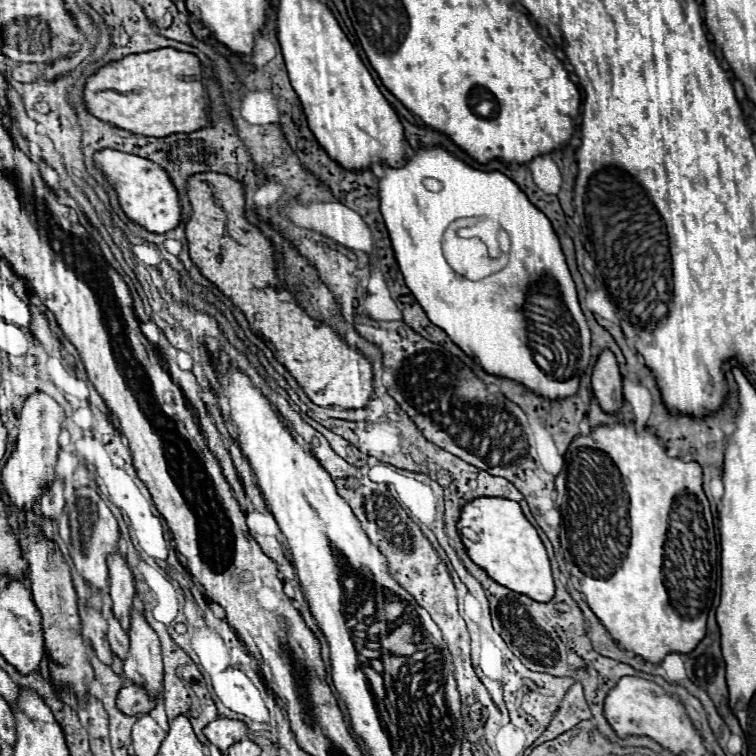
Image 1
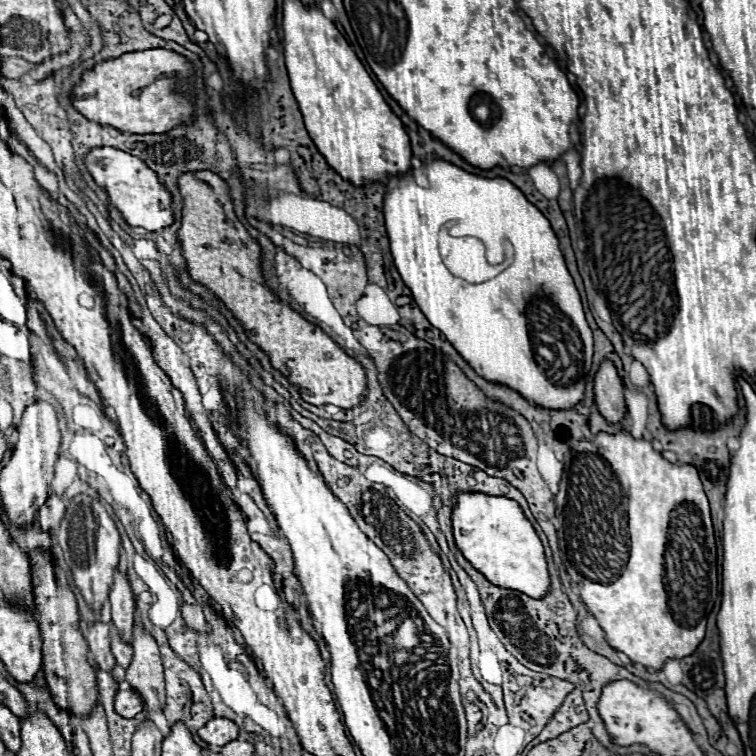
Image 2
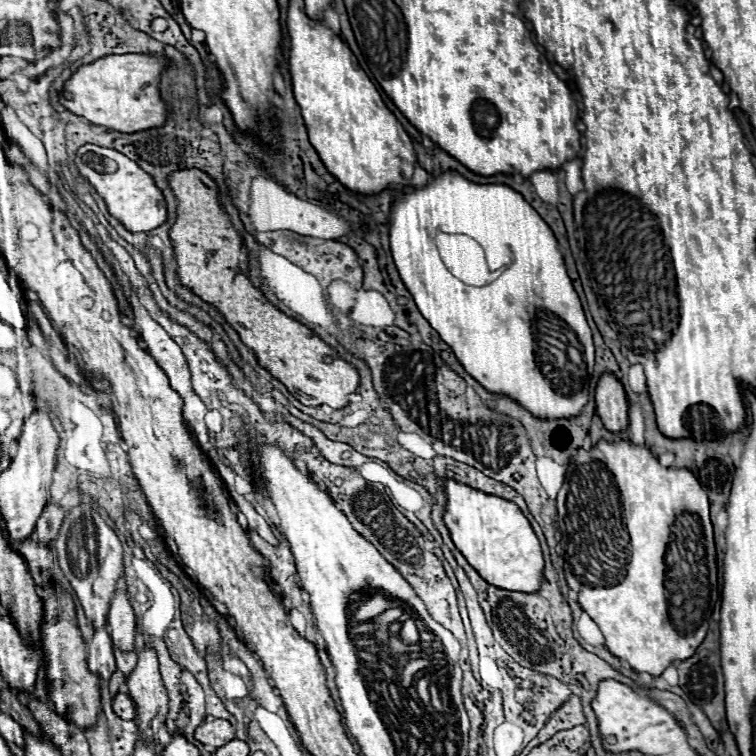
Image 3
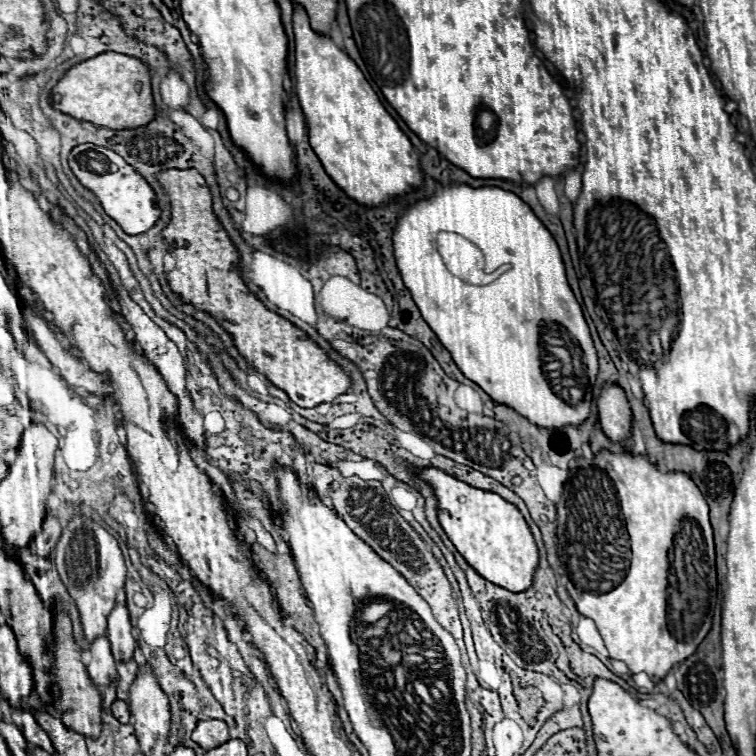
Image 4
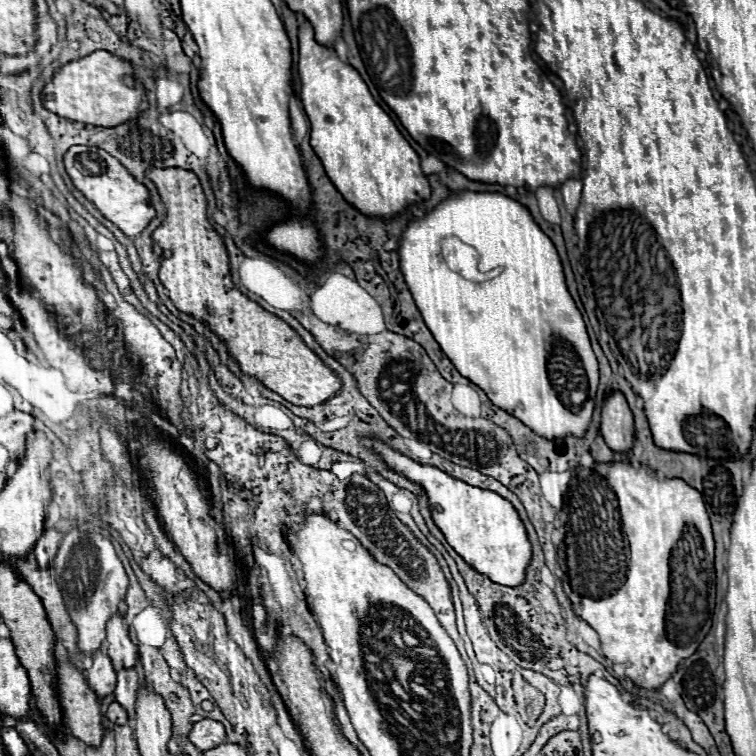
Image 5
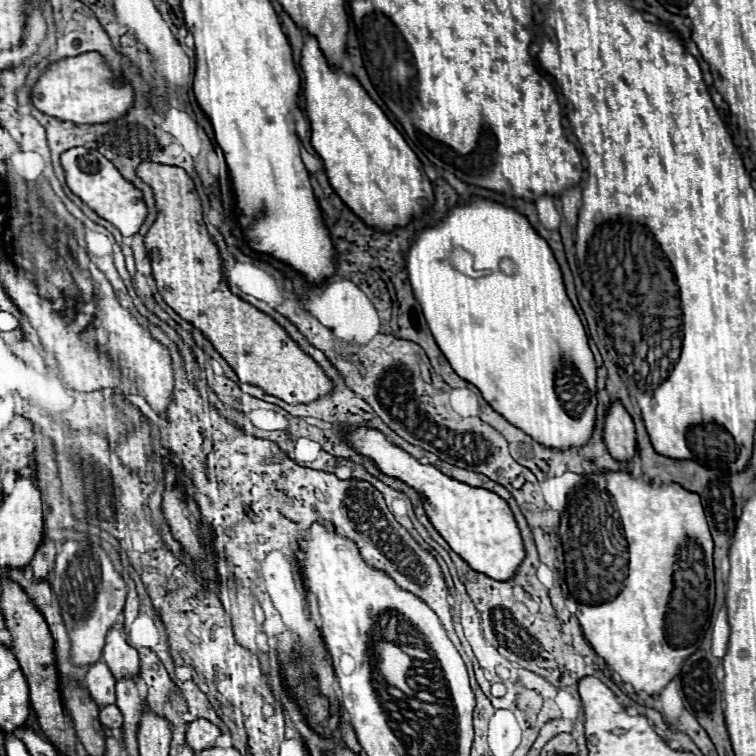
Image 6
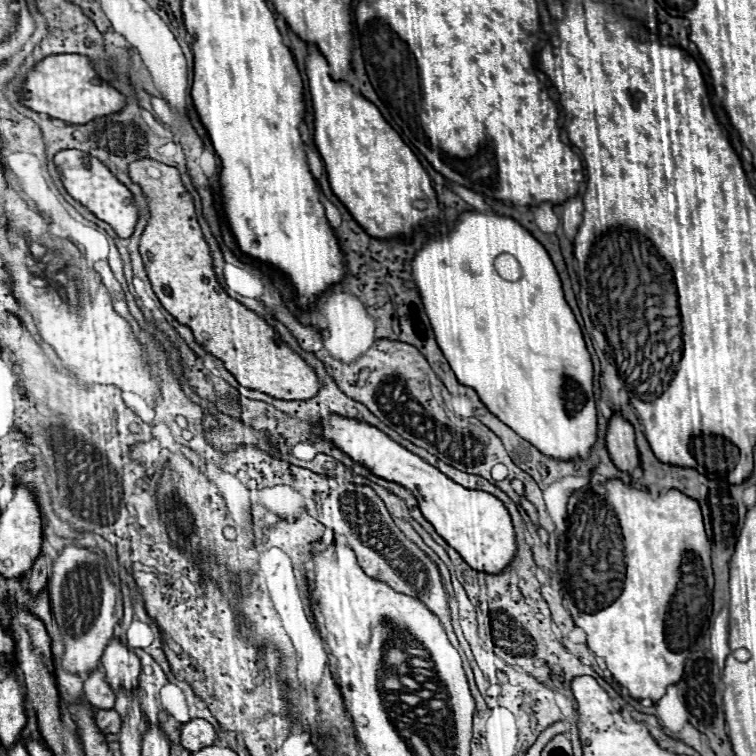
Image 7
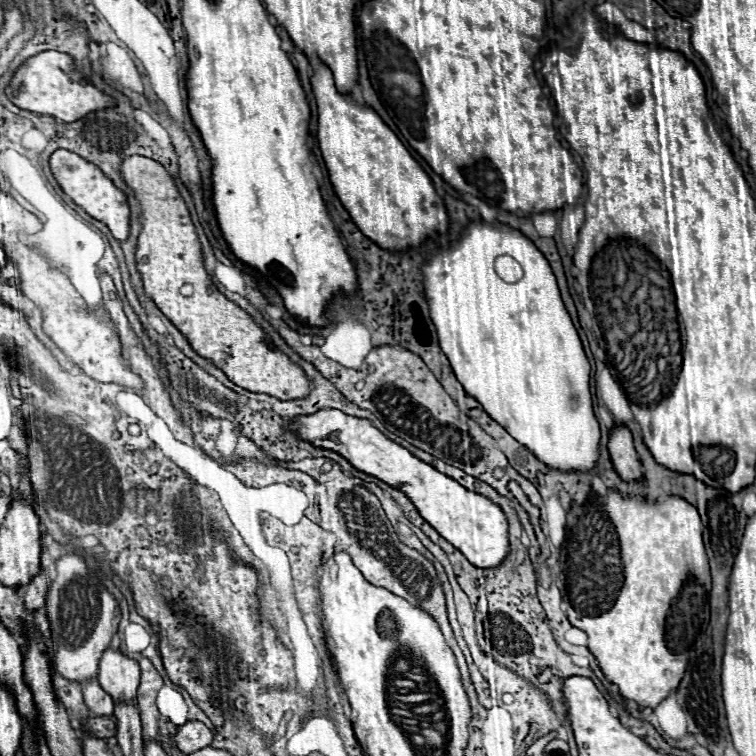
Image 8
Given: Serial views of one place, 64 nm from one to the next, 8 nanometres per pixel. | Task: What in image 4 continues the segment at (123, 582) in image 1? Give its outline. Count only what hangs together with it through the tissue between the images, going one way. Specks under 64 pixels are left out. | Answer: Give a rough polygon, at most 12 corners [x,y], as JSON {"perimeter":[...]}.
{"perimeter":[[126,602],[108,616],[108,640],[116,660],[130,660],[136,648]]}

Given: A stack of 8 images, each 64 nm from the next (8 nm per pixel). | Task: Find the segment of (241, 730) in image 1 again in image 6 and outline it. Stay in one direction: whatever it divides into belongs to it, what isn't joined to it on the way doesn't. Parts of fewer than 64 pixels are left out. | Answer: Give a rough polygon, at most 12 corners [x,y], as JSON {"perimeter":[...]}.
{"perimeter":[[206,718],[190,722],[186,742],[190,748],[216,746],[222,732]]}

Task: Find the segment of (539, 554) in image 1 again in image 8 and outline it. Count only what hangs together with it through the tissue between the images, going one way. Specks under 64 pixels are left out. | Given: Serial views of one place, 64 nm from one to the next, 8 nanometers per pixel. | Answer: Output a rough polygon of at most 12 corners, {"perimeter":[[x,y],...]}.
{"perimeter":[[340,410],[296,418],[302,440],[402,490],[472,566],[508,556],[508,520]]}

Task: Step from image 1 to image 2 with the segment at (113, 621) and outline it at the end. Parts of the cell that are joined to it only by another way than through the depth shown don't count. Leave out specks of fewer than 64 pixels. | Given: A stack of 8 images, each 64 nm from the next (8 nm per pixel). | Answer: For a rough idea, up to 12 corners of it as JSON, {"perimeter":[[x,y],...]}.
{"perimeter":[[110,622],[110,642],[116,662],[126,668],[132,660],[132,646],[118,638]]}

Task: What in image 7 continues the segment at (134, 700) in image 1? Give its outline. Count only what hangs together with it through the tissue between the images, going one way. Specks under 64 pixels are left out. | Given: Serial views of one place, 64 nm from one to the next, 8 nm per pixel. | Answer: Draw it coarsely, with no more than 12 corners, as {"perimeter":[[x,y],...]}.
{"perimeter":[[98,710],[96,724],[104,734],[120,732],[116,710]]}

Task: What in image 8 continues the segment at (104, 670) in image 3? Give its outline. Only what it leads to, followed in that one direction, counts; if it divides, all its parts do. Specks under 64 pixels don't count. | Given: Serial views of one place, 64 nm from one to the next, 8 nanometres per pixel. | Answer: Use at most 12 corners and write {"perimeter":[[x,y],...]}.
{"perimeter":[[84,682],[84,702],[92,716],[112,714],[114,702],[98,684]]}

